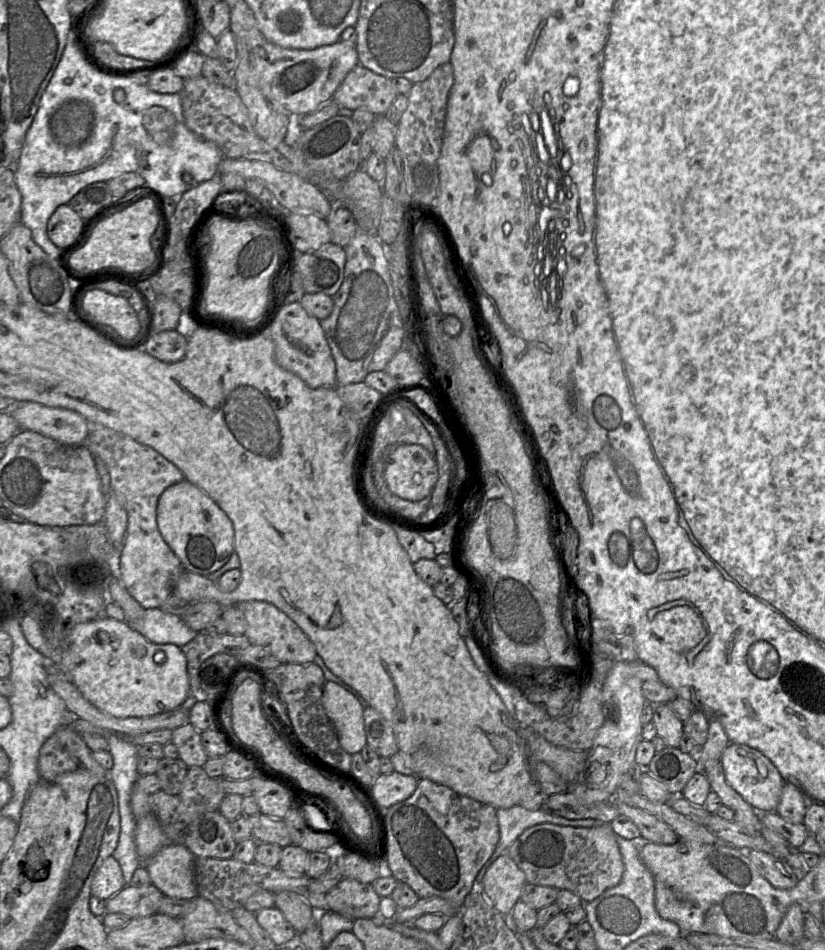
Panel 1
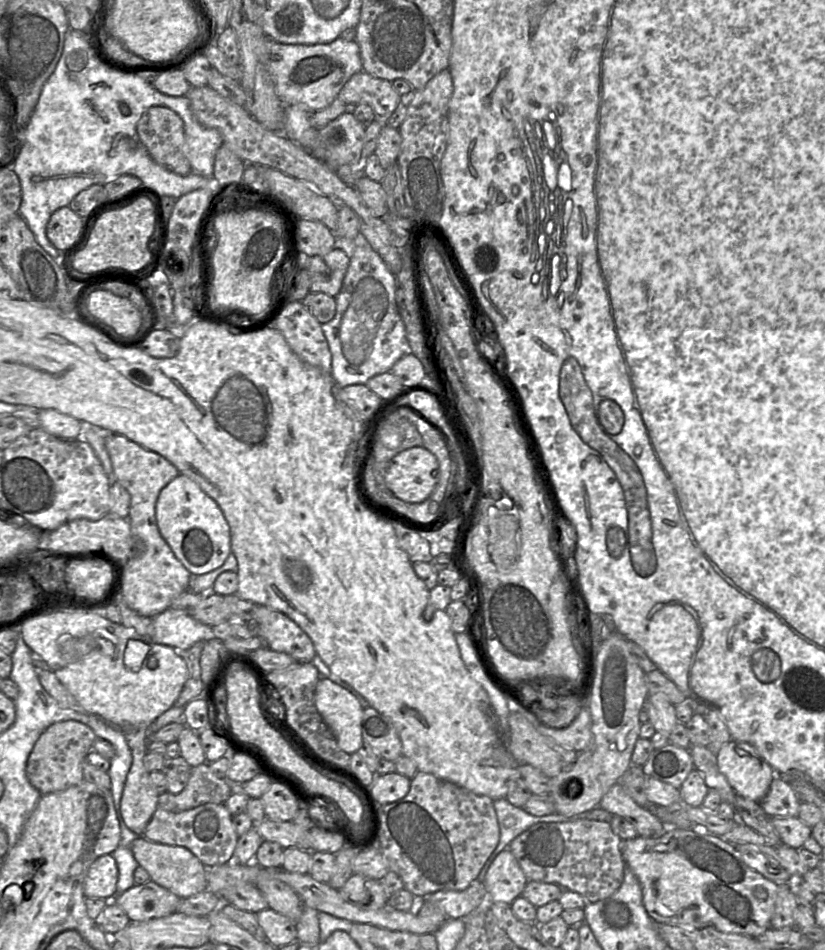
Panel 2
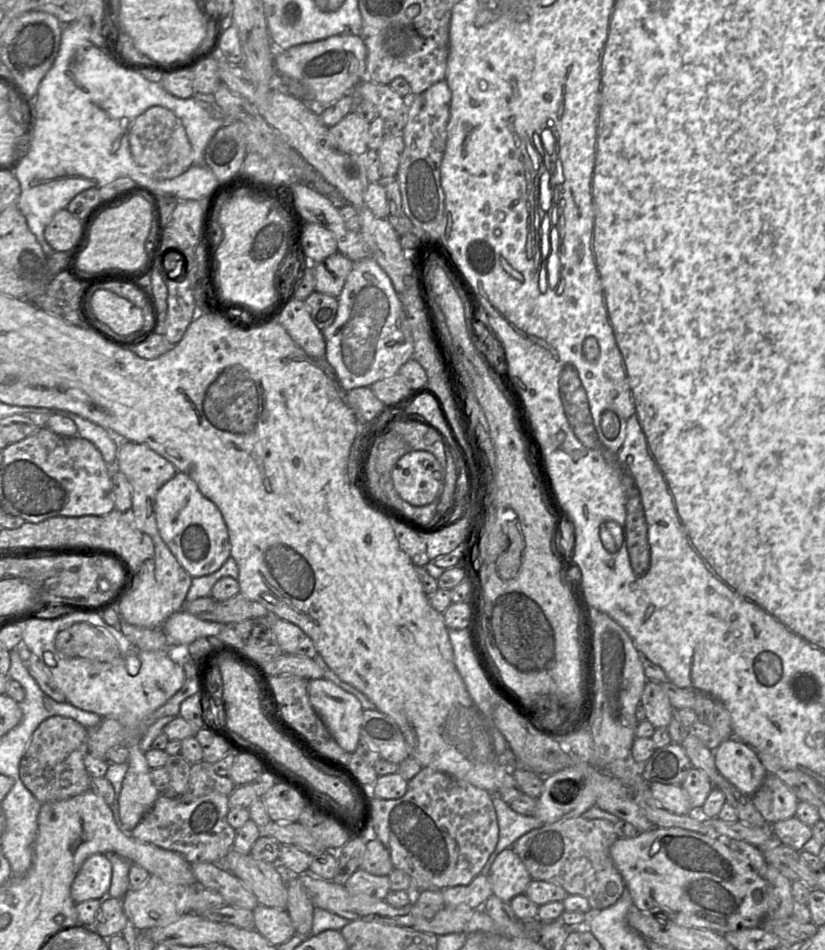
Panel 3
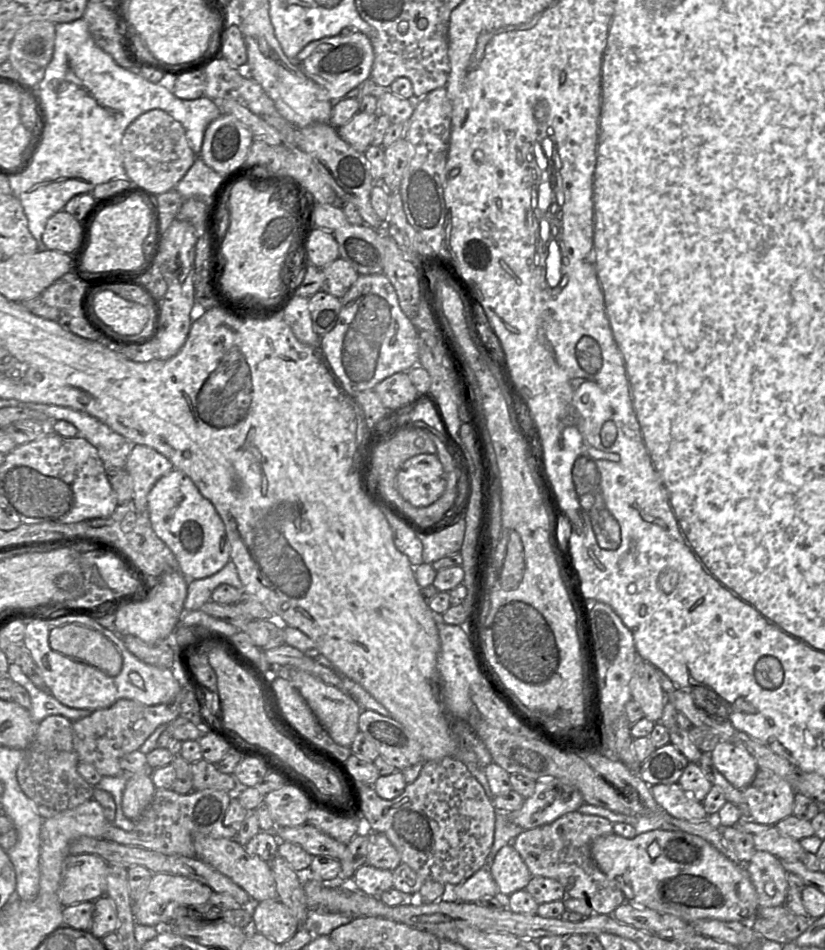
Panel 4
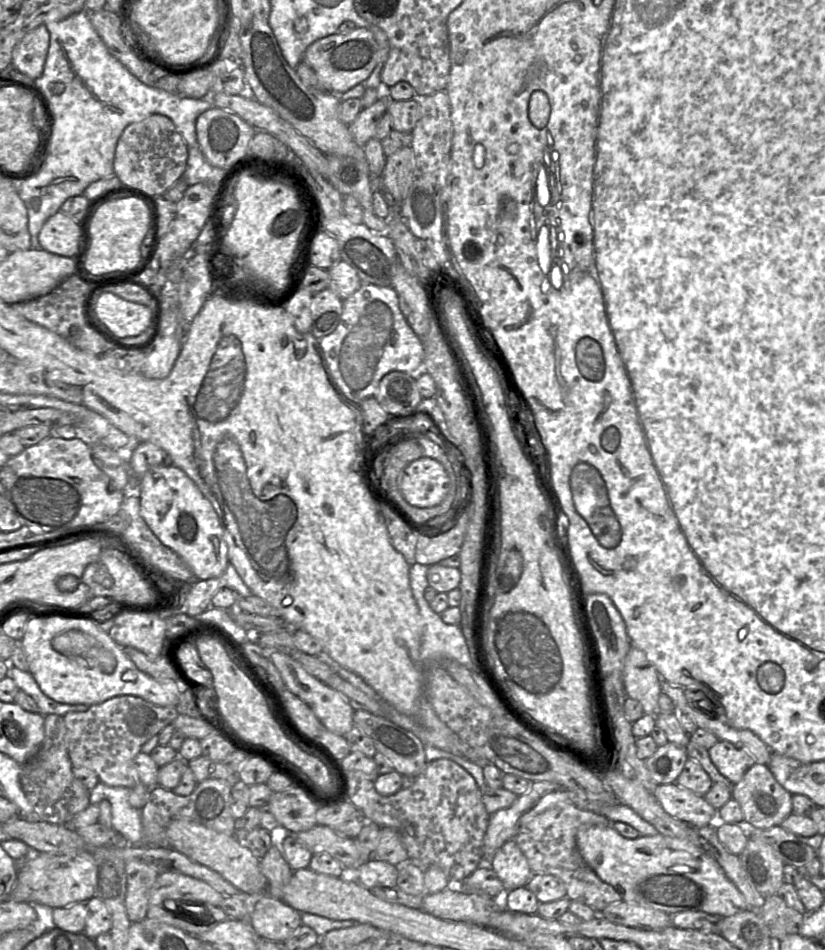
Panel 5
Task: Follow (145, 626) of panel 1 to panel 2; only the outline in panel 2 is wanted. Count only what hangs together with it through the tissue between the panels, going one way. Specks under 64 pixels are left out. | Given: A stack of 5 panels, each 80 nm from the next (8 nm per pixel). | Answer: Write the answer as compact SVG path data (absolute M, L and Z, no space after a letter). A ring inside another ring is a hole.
M167 608L152 618L152 643L184 651L198 641L214 638L211 626L203 624L186 612Z

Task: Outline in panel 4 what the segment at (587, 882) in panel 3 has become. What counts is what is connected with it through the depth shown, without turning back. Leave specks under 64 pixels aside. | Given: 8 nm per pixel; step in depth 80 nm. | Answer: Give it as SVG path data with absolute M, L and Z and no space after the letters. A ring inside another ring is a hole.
M574 811L560 816L550 824L522 831L511 844L532 876L557 880L563 886L566 897L584 900L595 914L612 914L619 905L626 902L625 896L600 870L591 855L594 840L612 832L613 823L608 819Z

